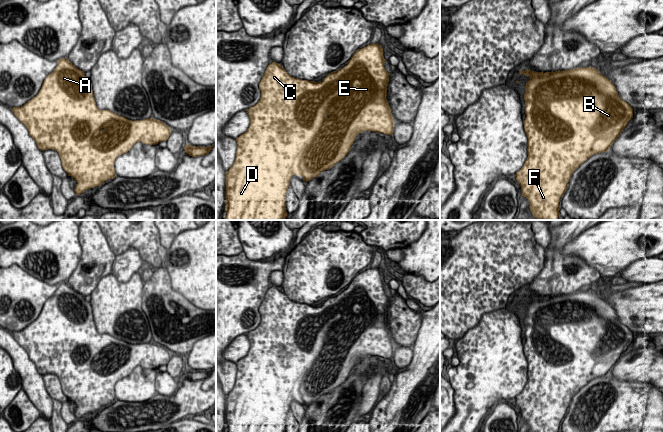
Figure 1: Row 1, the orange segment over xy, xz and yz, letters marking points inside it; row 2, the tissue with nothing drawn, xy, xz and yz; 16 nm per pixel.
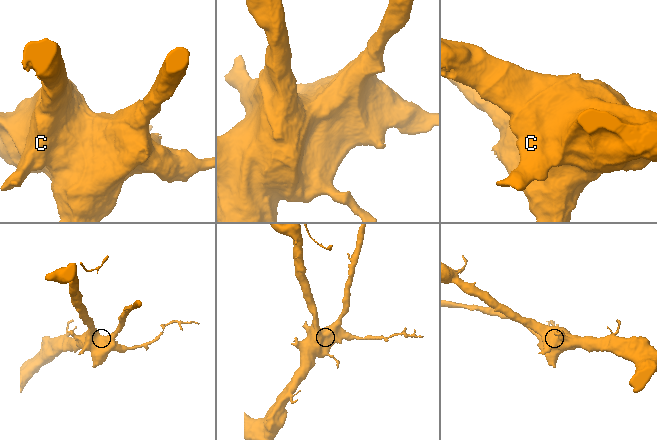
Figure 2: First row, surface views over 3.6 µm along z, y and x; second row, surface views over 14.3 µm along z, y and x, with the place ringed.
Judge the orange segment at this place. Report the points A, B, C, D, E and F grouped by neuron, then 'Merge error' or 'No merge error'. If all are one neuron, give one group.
Groups: A B C D E F. No merge error

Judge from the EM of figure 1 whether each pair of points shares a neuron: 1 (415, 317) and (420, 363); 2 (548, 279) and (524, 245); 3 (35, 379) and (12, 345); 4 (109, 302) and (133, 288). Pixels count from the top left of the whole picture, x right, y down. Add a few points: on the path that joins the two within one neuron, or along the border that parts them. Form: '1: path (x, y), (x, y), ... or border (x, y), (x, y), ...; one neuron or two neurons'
1: border (417, 310), (421, 313), (421, 326), (411, 347); two neurons
2: border (545, 249), (544, 267), (526, 285); two neurons
3: path (28, 371), (17, 353); one neuron
4: path (115, 302), (119, 302), (127, 294); one neuron

